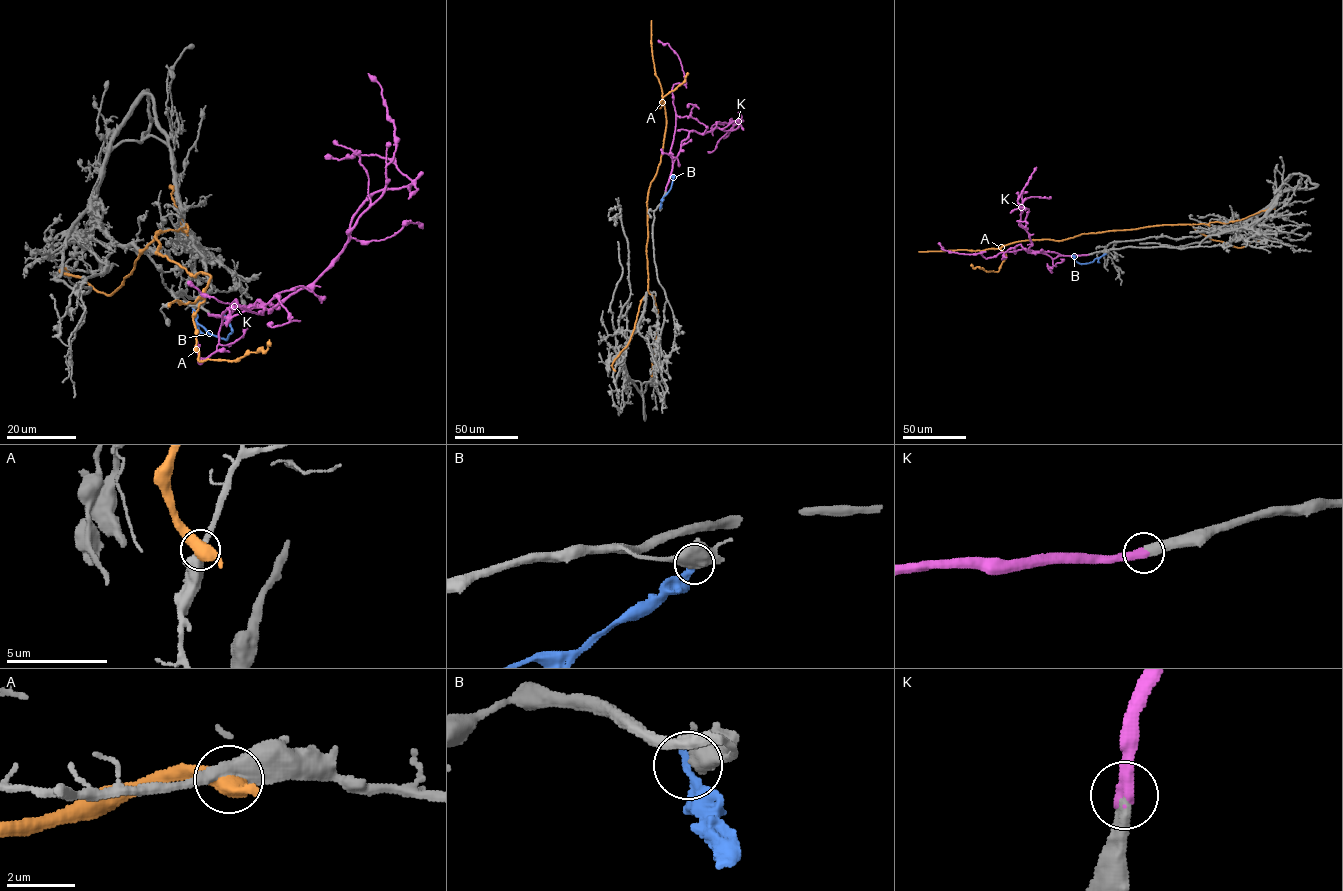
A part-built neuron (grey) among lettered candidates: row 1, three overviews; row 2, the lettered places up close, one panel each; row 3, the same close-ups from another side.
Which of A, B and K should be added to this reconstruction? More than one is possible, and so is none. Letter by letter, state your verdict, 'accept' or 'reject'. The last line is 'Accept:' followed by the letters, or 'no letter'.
A: reject
B: reject
K: accept
Accept: K

